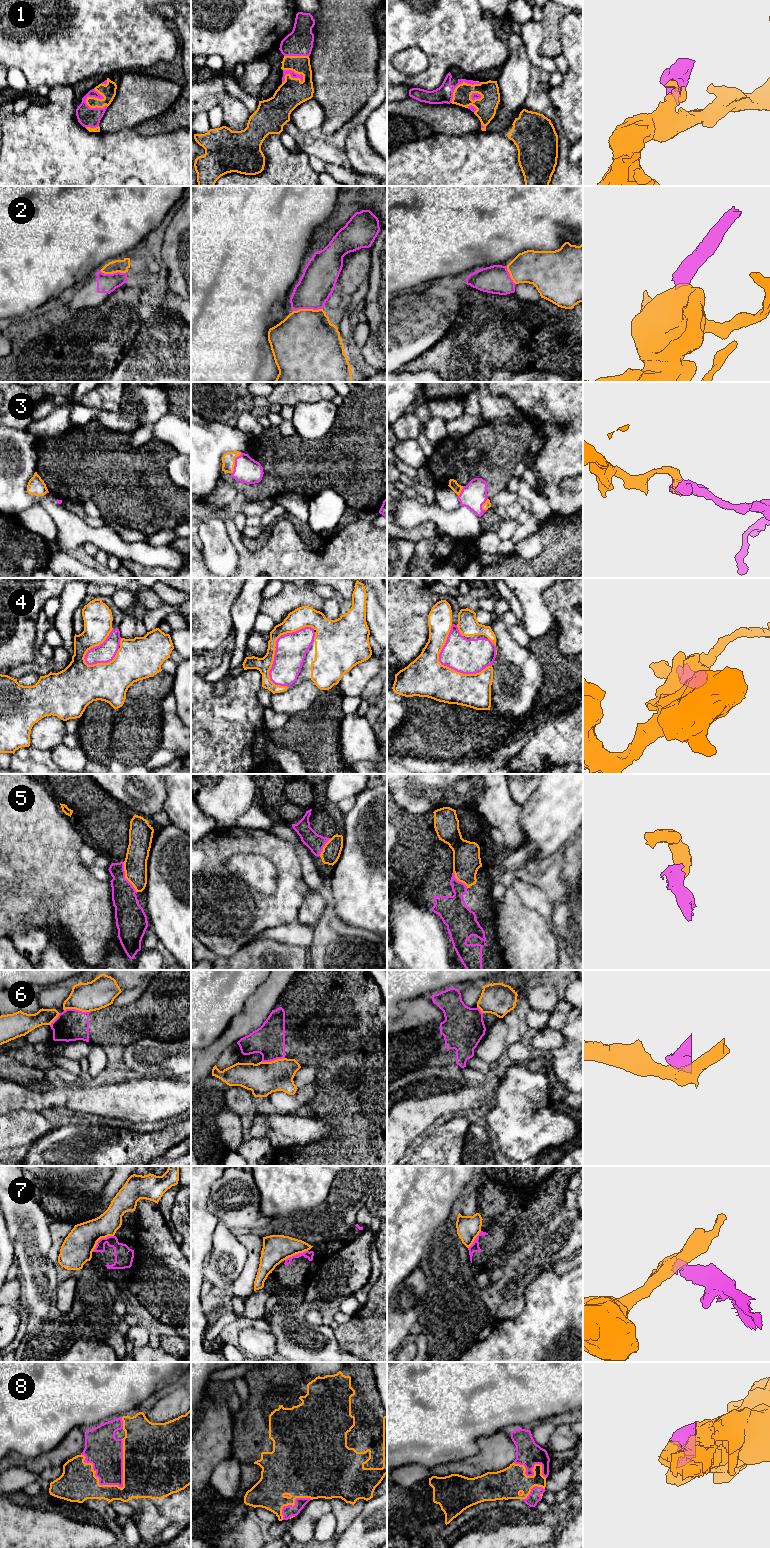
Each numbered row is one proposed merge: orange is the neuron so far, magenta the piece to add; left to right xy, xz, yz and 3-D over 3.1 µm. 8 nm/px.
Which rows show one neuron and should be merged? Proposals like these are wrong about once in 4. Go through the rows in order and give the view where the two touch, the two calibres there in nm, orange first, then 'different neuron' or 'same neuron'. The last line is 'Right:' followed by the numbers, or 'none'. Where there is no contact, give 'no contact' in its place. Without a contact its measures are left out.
1: xy | 120/160 nm | same neuron
2: xz | 480/280 nm | different neuron
3: xz | 110/200 nm | same neuron
4: yz | 320/280 nm | different neuron
5: xy | 190/200 nm | same neuron
6: xy | 240/260 nm | different neuron
7: xy | 240/150 nm | different neuron
8: xy | 500/280 nm | same neuron
Right: 1, 3, 5, 8

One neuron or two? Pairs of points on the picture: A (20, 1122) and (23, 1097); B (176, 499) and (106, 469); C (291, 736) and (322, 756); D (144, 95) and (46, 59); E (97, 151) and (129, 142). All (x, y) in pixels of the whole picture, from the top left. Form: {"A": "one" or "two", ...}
{"A": "two", "B": "one", "C": "one", "D": "two", "E": "one"}

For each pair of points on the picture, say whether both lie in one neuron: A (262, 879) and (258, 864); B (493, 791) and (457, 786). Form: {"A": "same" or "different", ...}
{"A": "same", "B": "same"}

